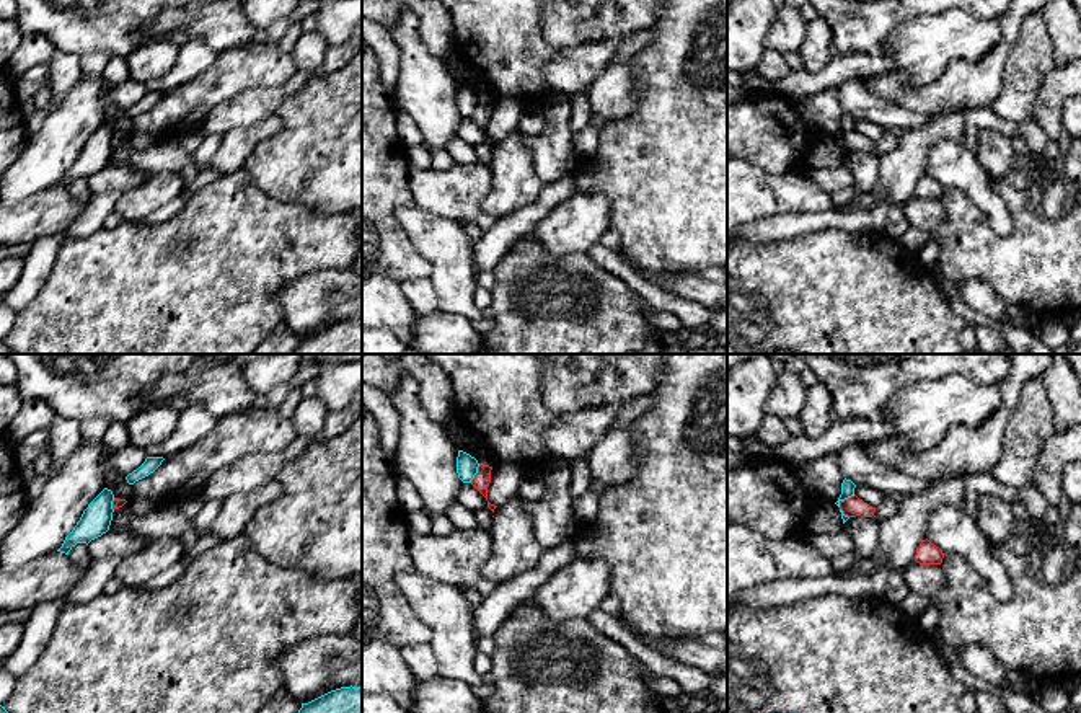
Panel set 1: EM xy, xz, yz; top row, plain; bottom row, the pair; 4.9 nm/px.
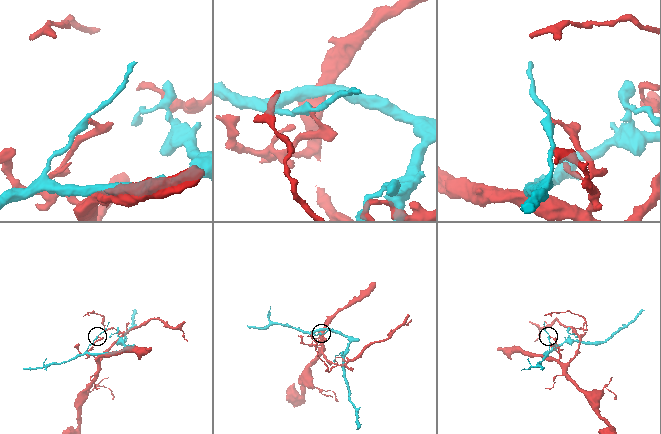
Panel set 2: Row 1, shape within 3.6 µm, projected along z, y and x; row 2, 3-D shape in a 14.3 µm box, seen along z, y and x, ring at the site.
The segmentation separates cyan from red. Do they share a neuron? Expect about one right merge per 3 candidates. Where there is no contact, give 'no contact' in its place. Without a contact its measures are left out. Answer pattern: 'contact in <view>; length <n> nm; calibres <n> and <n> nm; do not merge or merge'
contact in yz; length 120 nm; calibres 70 and 100 nm; do not merge

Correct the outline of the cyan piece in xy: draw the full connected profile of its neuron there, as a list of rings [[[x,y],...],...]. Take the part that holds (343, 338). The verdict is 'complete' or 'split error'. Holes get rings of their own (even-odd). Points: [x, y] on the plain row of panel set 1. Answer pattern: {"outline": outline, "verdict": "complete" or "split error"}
{"outline": [[[341,321],[302,338],[292,354],[362,354],[362,321]]], "verdict": "complete"}

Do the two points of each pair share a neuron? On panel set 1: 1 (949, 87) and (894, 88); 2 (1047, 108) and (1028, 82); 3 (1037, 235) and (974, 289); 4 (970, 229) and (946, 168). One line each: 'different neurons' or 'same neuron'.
1: same neuron
2: different neurons
3: different neurons
4: different neurons

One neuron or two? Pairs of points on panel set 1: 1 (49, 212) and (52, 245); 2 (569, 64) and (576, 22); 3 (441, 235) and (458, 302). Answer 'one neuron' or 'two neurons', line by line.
1: two neurons
2: two neurons
3: one neuron

